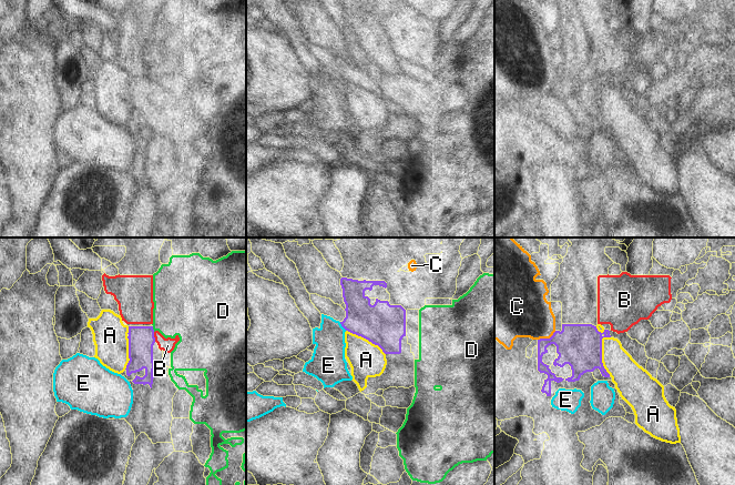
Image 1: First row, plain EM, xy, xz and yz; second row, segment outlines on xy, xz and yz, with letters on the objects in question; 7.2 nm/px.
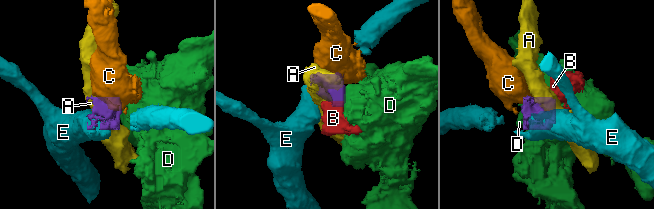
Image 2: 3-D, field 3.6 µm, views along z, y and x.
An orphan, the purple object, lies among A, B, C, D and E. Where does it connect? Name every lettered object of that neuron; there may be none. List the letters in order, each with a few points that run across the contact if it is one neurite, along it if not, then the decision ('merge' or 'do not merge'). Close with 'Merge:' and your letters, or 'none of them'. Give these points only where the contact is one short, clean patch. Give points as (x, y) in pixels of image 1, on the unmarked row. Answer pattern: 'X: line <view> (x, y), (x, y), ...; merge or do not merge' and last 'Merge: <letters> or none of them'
A: do not merge
B: line xy (141, 90), (153, 88), (167, 97); merge
C: line yz (555, 82), (549, 89), (540, 89), (538, 91); do not merge
D: line xy (152, 78), (154, 82); do not merge
E: do not merge
Merge: B

